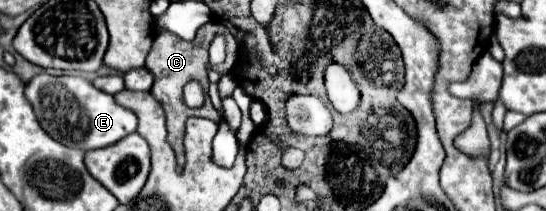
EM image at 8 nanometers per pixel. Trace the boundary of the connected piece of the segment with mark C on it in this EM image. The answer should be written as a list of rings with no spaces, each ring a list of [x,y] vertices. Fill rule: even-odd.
[[[209,22],[209,24],[201,26],[201,28],[197,30],[197,36],[195,36],[193,42],[181,40],[179,36],[175,36],[175,34],[171,34],[171,32],[159,32],[159,34],[155,36],[153,48],[151,48],[149,56],[147,56],[147,68],[149,68],[151,74],[155,76],[151,94],[153,94],[153,96],[161,102],[161,106],[165,108],[167,132],[169,132],[167,140],[169,140],[169,144],[173,146],[173,150],[175,150],[175,154],[177,154],[177,164],[179,164],[179,166],[185,164],[185,162],[183,162],[183,160],[185,160],[185,152],[183,152],[185,120],[187,120],[189,116],[213,118],[215,122],[221,120],[219,112],[213,108],[213,104],[211,104],[211,100],[209,100],[207,94],[205,94],[205,104],[203,104],[199,110],[191,110],[191,108],[185,106],[185,102],[183,102],[183,86],[185,86],[187,82],[191,82],[191,80],[199,80],[201,86],[203,86],[203,90],[207,92],[207,88],[209,88],[209,76],[207,76],[207,74],[209,74],[209,44],[211,44],[211,40],[213,40],[217,34],[223,34],[225,40],[227,40],[227,58],[225,58],[223,64],[213,66],[213,68],[219,70],[219,72],[225,68],[223,72],[229,72],[229,70],[233,68],[233,64],[235,64],[235,38],[233,38],[233,36],[229,34],[229,30],[227,30],[223,24],[219,24],[219,22]]]

